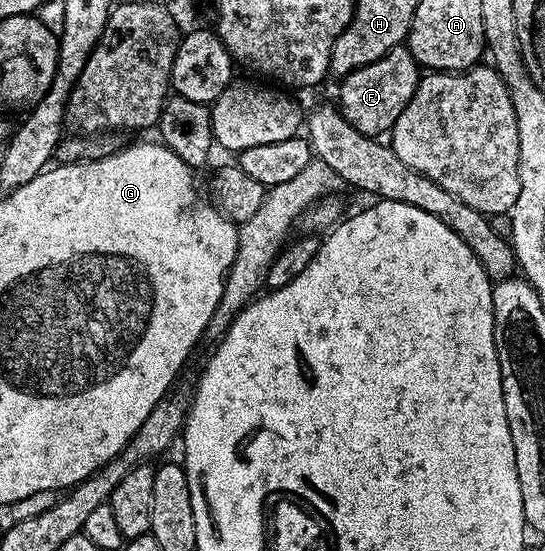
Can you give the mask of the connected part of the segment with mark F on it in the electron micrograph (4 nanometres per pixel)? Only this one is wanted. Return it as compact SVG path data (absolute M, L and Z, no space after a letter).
M409 48L390 49L380 59L367 65L358 65L342 81L338 89L336 105L342 117L364 136L377 138L389 134L394 121L400 119L400 111L412 99L420 80L420 66L410 54Z

